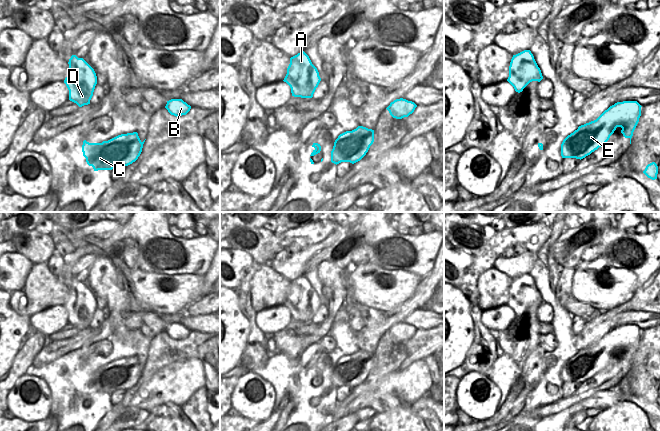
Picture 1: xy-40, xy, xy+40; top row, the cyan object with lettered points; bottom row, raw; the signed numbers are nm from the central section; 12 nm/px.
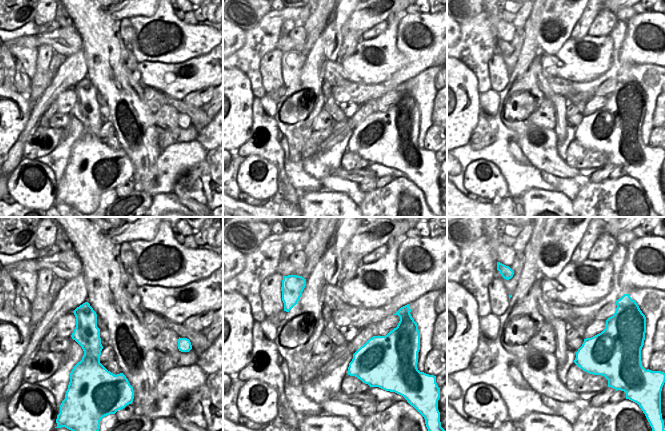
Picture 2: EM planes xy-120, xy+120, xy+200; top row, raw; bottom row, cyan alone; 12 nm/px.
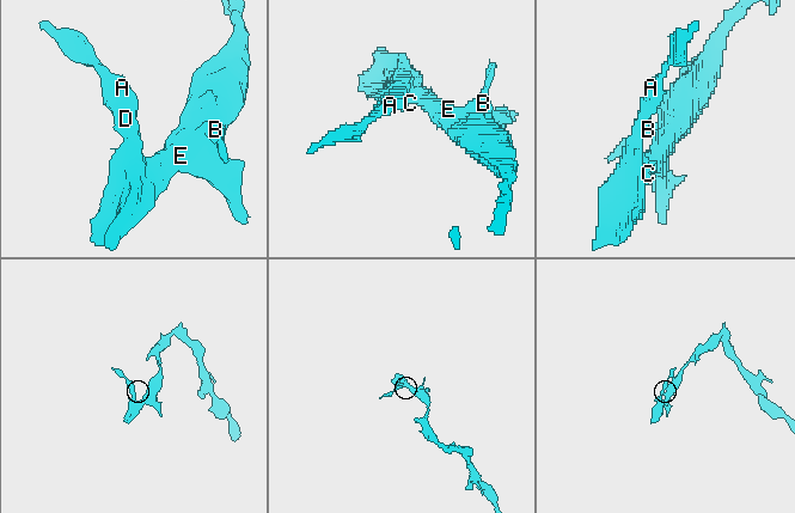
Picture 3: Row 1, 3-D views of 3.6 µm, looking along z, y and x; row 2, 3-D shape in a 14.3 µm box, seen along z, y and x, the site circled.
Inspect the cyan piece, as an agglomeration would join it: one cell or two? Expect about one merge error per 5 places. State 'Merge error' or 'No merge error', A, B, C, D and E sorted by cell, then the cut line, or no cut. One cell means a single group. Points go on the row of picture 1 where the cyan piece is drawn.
No merge error. Groups: A B C D E. No split.

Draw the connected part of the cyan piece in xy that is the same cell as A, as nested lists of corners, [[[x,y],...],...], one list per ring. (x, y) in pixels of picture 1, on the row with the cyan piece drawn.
[[[302,51],[290,58],[287,74],[283,81],[290,86],[292,96],[312,98],[321,78],[309,56]]]

